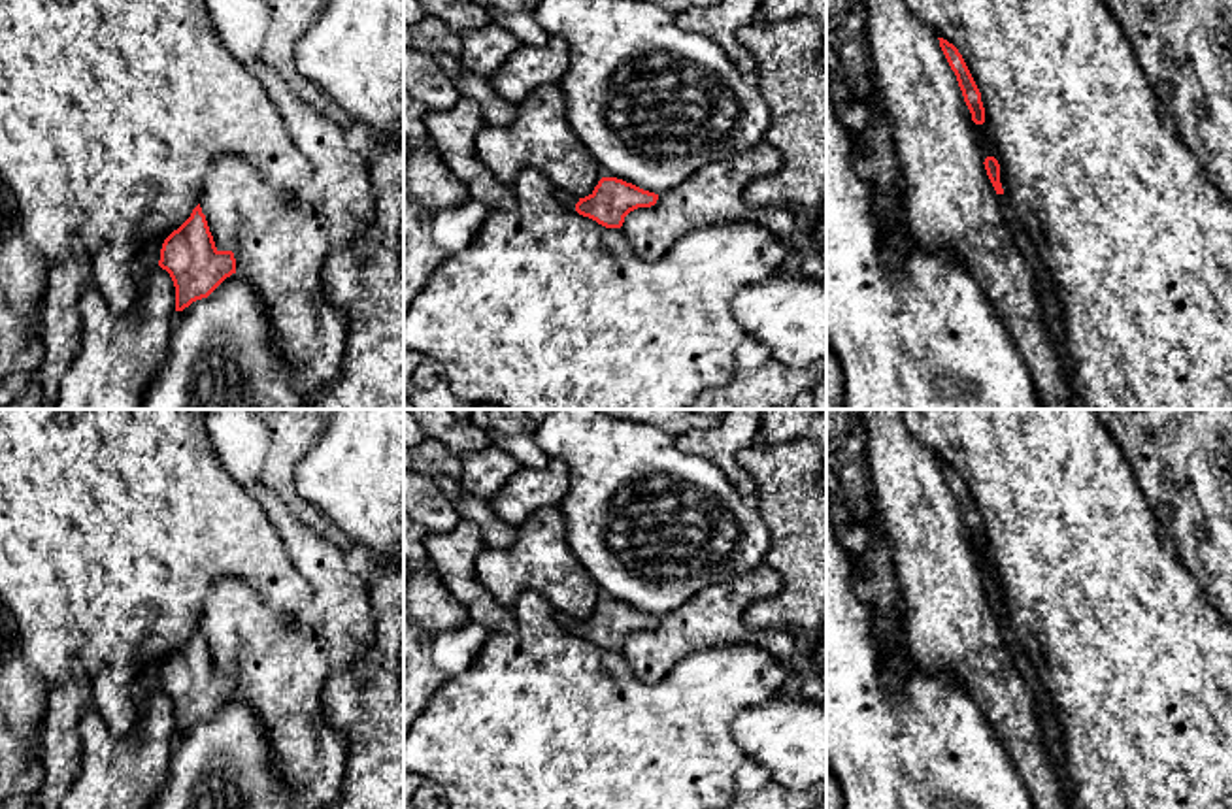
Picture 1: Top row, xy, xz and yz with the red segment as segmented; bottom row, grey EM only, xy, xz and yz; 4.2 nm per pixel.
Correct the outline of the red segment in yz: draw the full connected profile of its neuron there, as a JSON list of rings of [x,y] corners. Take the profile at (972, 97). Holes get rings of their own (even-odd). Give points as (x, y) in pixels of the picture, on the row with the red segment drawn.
[[[938,38],[938,40],[940,40],[940,47],[941,47],[945,58],[947,58],[951,70],[957,75],[957,81],[958,81],[958,87],[962,91],[964,102],[966,102],[966,106],[972,113],[972,121],[975,124],[983,124],[985,123],[985,107],[983,107],[983,102],[981,102],[981,92],[979,92],[979,89],[977,89],[962,55],[947,40],[943,40],[943,38]]]

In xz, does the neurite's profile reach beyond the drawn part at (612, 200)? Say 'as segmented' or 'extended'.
extended

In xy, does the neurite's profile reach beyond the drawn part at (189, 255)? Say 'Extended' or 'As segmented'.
Extended

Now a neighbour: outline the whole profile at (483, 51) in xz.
[[[496,25],[462,34],[460,62],[474,74],[491,79],[491,75],[521,47],[521,41]]]

